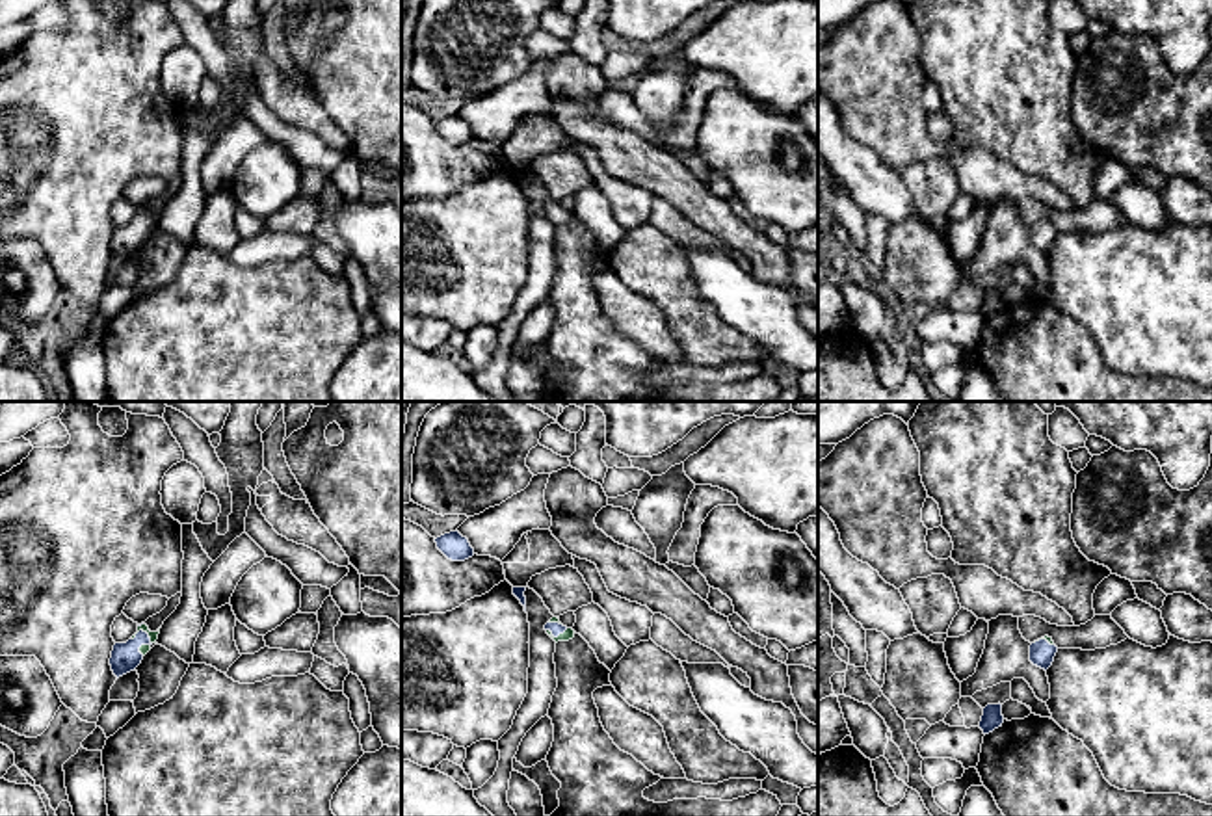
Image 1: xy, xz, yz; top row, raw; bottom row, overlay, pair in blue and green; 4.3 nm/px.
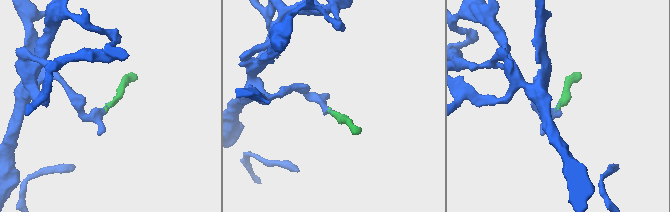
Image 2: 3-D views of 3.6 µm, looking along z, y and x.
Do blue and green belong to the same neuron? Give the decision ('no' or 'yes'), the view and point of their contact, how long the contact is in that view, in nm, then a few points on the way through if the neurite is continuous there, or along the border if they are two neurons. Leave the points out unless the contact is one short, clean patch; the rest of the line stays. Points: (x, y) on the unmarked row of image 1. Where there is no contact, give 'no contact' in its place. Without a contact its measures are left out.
no; meets blue in xz at (556, 220); contact 100 nm long

